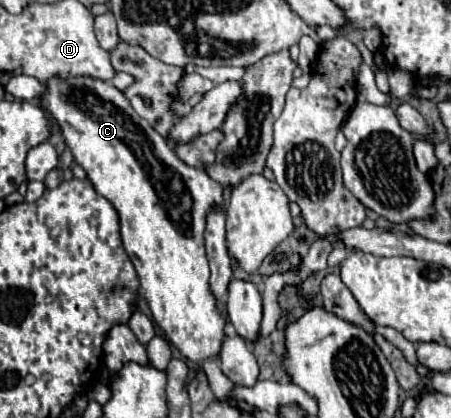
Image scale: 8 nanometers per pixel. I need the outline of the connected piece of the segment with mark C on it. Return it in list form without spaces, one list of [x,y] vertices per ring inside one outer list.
[[[70,78],[70,80],[50,80],[46,84],[46,94],[42,96],[42,104],[44,108],[56,118],[56,122],[60,124],[62,128],[62,136],[64,140],[68,142],[68,148],[72,150],[74,154],[74,160],[86,170],[90,182],[94,184],[96,192],[102,194],[106,200],[112,202],[112,206],[116,208],[118,216],[120,216],[120,232],[122,232],[122,242],[126,244],[126,252],[138,272],[138,278],[140,278],[140,288],[142,288],[142,294],[152,310],[152,316],[154,316],[154,322],[156,326],[164,332],[166,340],[176,346],[180,350],[180,354],[186,358],[186,360],[192,360],[196,364],[204,362],[204,360],[210,360],[210,358],[218,358],[220,356],[220,344],[224,344],[224,328],[226,328],[226,318],[220,314],[218,310],[218,300],[216,296],[212,294],[210,290],[210,268],[208,268],[208,258],[206,254],[200,254],[200,246],[204,246],[204,226],[206,226],[206,214],[208,210],[212,208],[212,204],[220,204],[222,202],[222,188],[220,184],[216,184],[204,170],[198,170],[198,168],[192,168],[188,164],[184,164],[170,148],[170,144],[166,142],[166,138],[162,138],[144,118],[140,118],[134,108],[128,104],[126,96],[112,84],[112,82],[102,82],[102,80],[92,80],[92,78]]]

